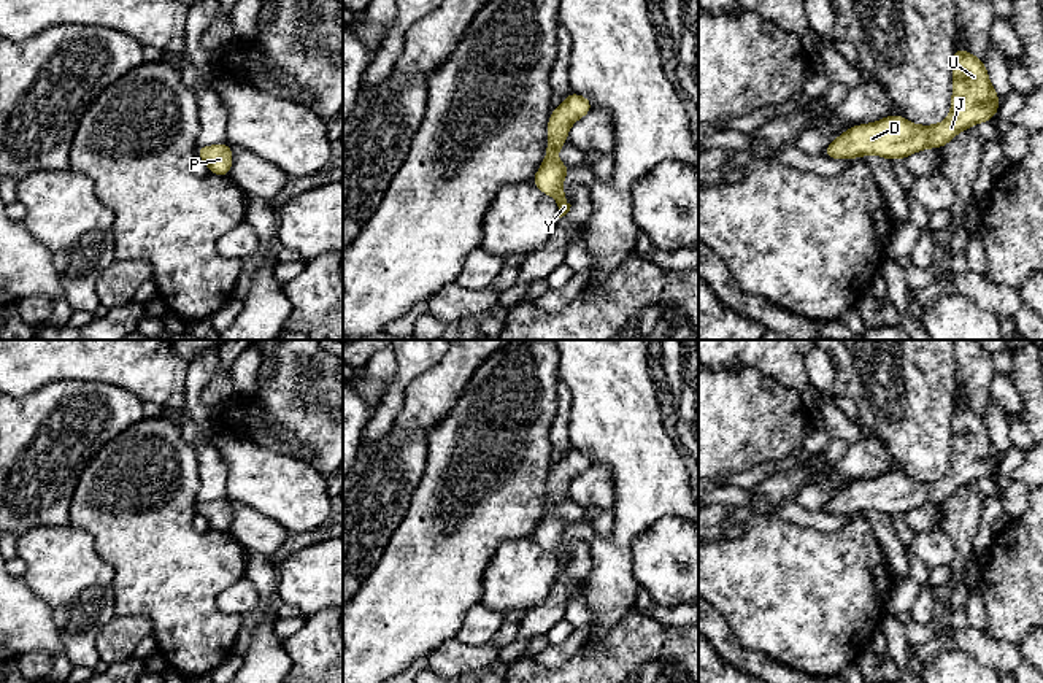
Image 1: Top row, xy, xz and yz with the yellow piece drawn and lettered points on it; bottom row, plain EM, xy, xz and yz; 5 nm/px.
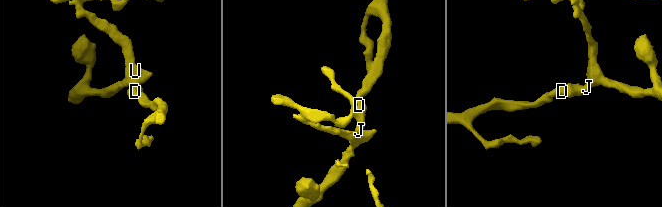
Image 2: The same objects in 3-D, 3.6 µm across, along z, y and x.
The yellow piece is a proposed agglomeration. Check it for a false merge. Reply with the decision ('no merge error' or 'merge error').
no merge error

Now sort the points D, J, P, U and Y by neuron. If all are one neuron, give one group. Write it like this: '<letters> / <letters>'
D J P U Y

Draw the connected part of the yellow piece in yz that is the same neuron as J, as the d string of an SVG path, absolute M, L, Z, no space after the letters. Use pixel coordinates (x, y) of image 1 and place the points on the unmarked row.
M956 403L953 413L951 470L937 481L916 481L900 470L891 470L873 480L859 480L835 494L822 508L832 515L854 515L876 510L889 516L913 508L943 504L960 486L991 477L999 465L984 416Z

